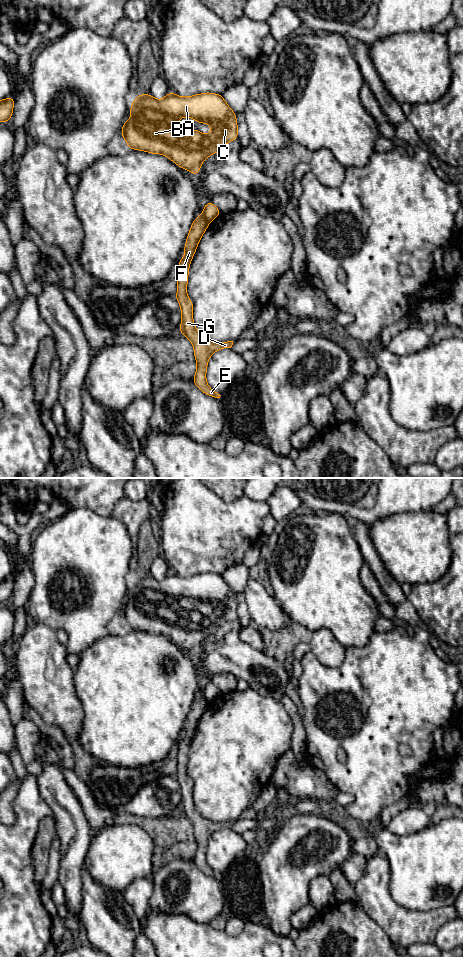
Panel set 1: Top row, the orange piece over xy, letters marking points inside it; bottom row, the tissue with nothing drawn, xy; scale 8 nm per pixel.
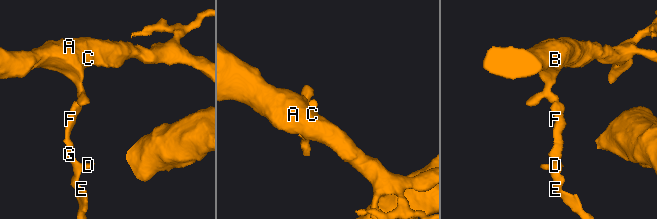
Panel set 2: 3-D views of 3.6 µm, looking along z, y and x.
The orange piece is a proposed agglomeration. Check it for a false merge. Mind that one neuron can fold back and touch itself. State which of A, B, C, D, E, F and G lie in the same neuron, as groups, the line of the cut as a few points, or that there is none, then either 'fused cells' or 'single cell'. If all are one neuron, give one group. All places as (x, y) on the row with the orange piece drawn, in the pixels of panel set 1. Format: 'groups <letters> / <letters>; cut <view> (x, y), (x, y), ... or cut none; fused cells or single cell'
groups A B C / D E F G; cut xy (202, 216), (208, 222); fused cells

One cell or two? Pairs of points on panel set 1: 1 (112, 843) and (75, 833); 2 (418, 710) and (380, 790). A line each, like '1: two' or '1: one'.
1: two
2: one

